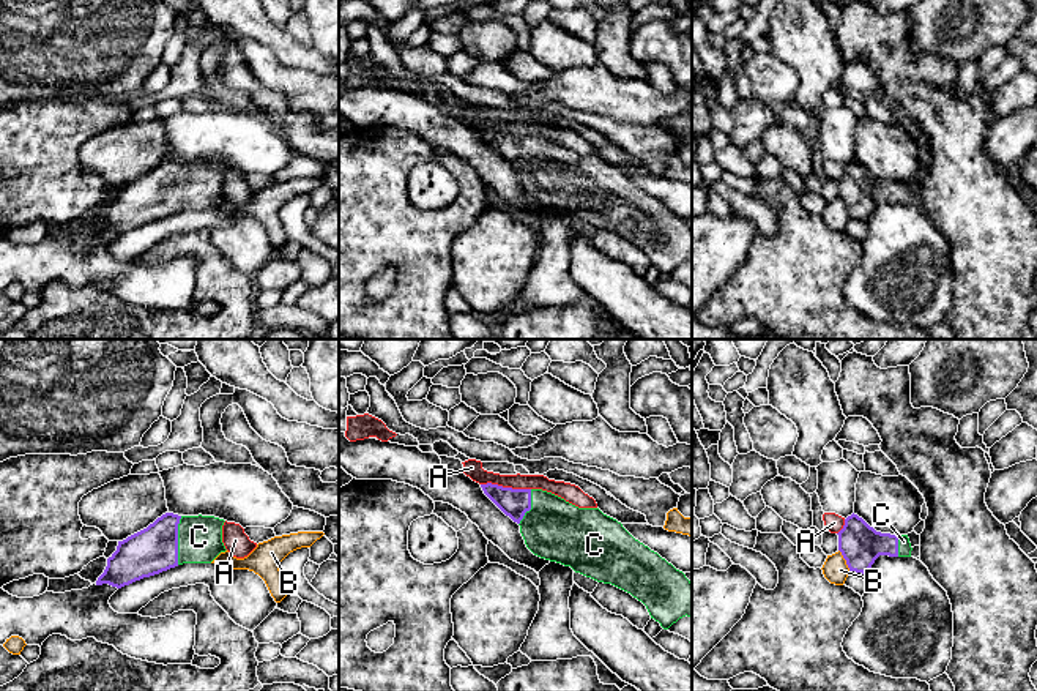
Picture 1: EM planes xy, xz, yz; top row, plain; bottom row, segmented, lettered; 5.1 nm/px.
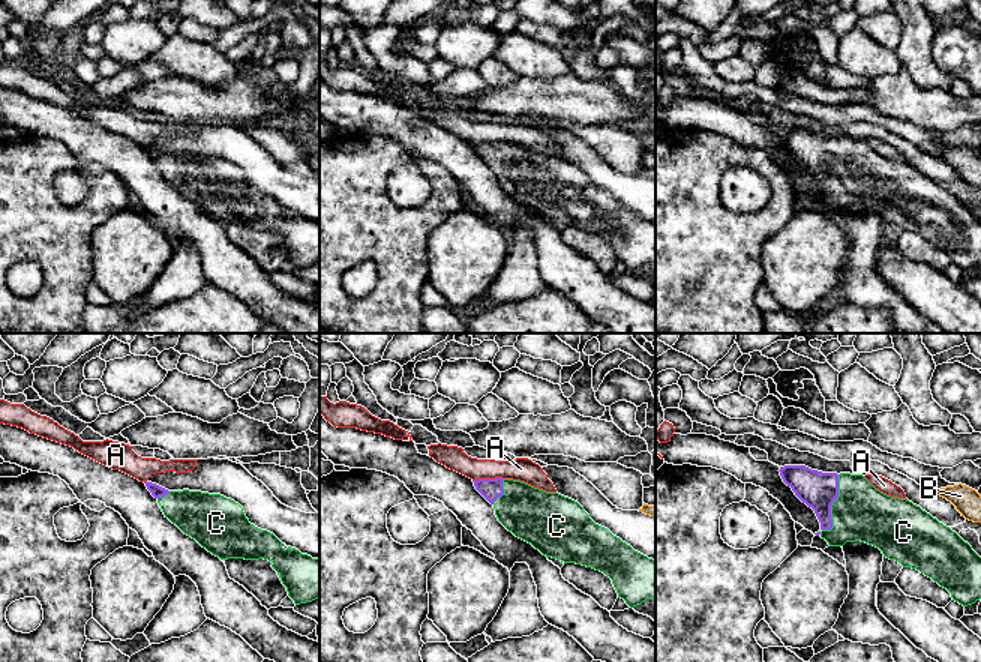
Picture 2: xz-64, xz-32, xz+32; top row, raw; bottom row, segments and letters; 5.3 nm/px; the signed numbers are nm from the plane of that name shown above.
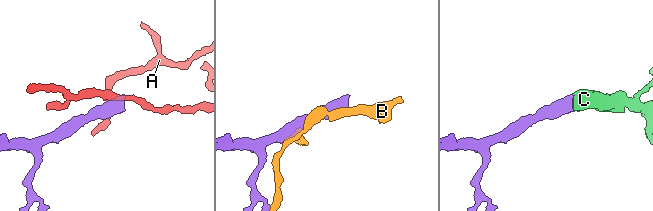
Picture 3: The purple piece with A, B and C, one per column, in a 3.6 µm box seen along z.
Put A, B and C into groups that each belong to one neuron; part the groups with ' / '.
A / B / C

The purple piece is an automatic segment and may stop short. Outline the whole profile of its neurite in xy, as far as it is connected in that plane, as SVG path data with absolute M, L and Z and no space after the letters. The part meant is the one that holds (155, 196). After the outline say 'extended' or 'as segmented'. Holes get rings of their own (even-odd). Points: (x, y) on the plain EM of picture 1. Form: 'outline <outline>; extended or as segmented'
outline M165 159L147 175L118 188L96 232L121 235L183 210L211 210L221 199L224 166Z; extended

